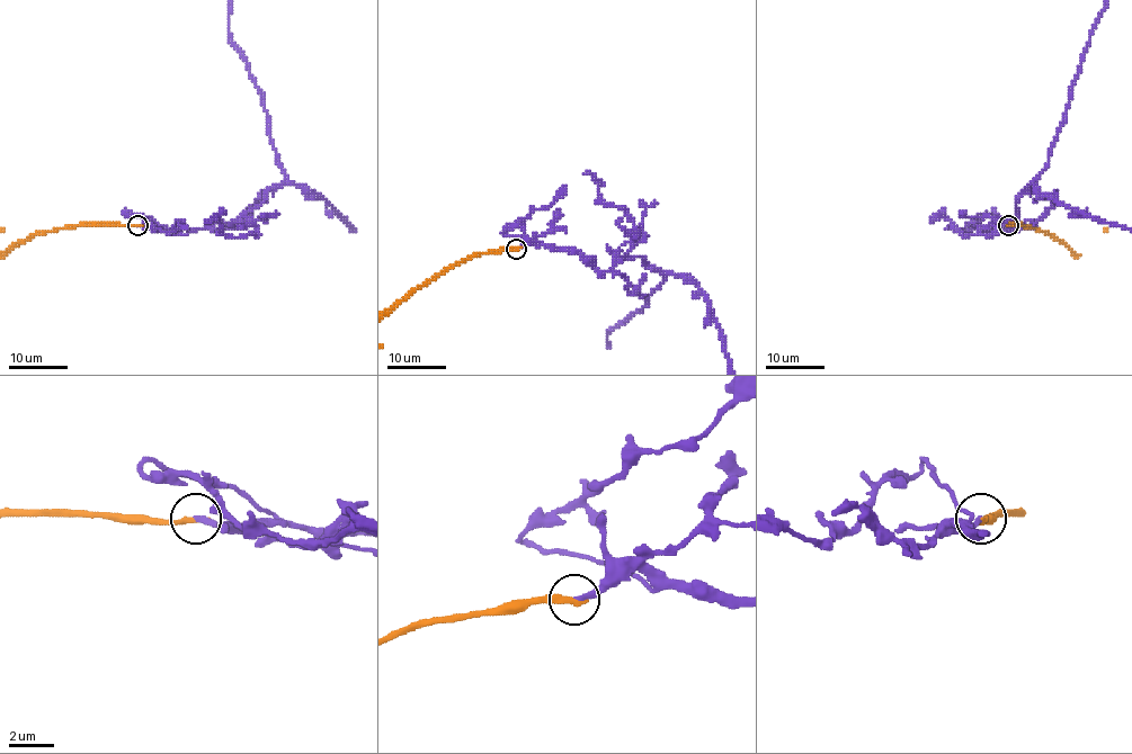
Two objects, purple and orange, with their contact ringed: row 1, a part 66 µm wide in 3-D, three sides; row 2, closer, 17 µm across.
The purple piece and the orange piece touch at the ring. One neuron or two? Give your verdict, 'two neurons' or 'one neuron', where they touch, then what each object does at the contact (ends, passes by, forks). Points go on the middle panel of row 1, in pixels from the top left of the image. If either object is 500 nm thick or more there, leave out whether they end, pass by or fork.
two neurons; place (516, 249); purple ends; orange ends

